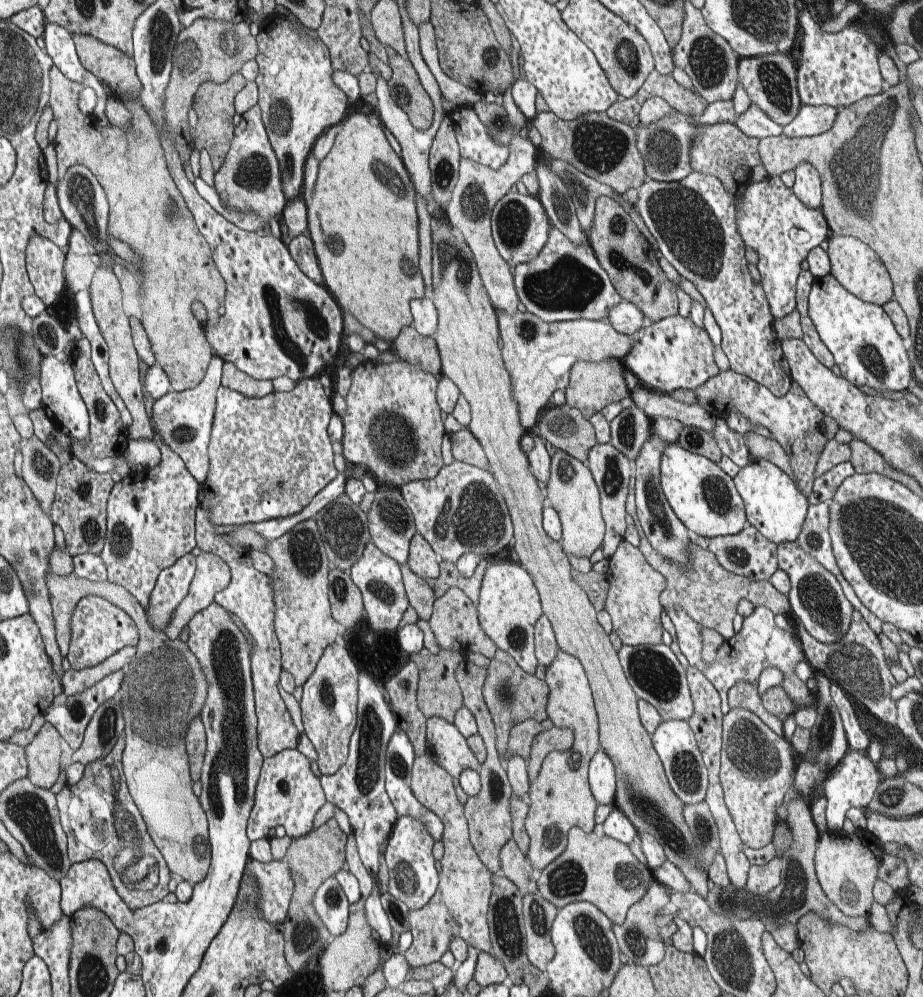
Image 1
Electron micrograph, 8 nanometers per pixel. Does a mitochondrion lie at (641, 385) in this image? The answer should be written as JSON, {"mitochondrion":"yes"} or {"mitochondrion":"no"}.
{"mitochondrion":"no"}

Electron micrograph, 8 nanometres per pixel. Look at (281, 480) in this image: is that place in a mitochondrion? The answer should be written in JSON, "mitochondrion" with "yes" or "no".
{"mitochondrion":"no"}

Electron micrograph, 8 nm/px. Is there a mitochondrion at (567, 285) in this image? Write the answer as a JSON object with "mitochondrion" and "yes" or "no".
{"mitochondrion":"yes"}

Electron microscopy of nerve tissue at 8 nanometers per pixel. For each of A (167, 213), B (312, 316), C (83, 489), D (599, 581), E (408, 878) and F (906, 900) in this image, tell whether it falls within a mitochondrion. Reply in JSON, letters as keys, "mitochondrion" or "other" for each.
{"A":"mitochondrion","B":"mitochondrion","C":"mitochondrion","D":"other","E":"mitochondrion","F":"other"}

